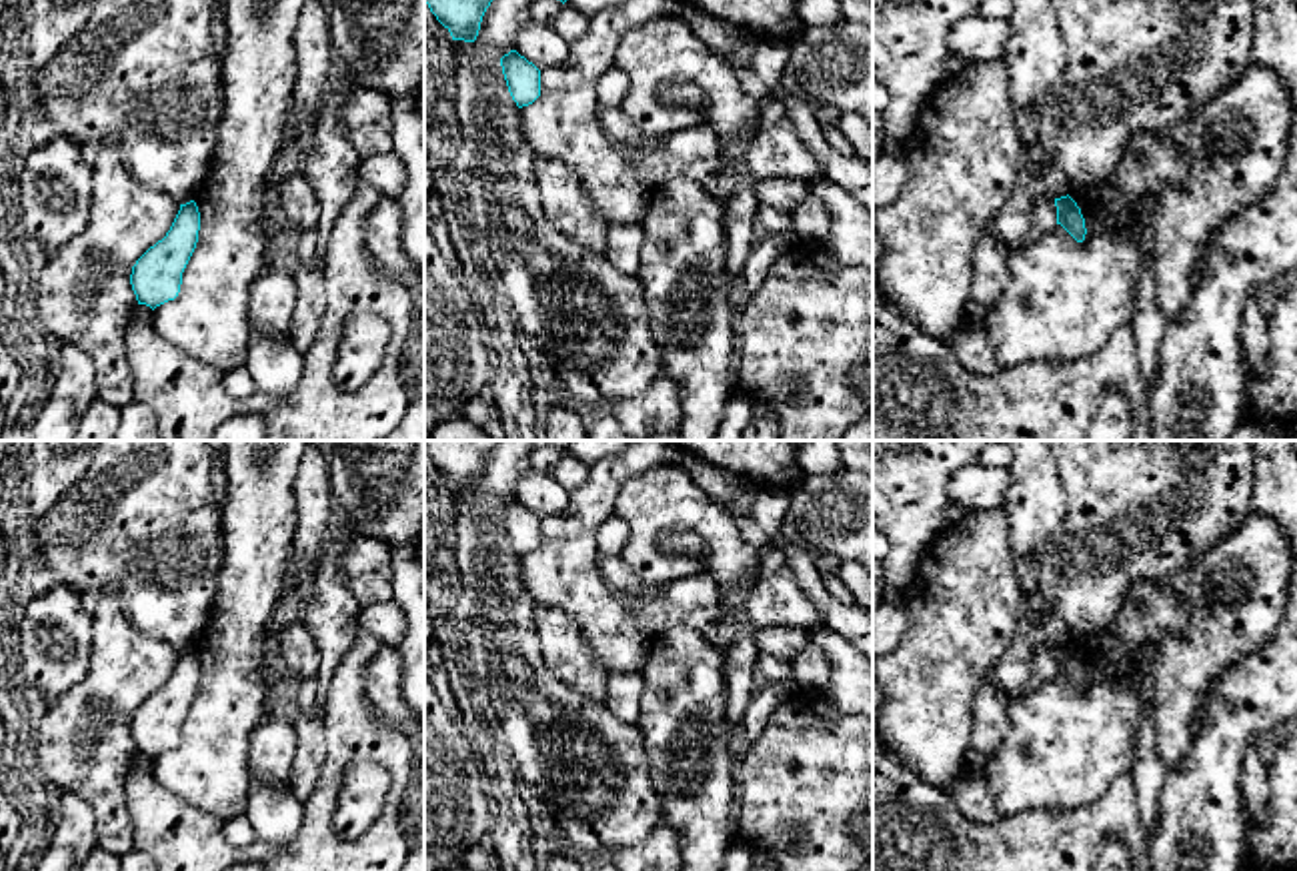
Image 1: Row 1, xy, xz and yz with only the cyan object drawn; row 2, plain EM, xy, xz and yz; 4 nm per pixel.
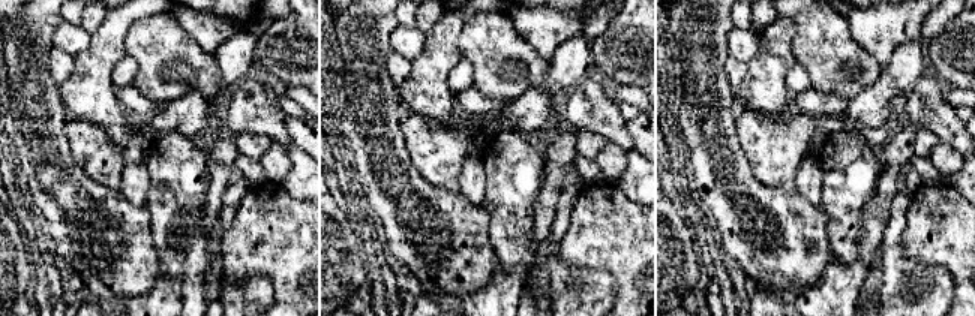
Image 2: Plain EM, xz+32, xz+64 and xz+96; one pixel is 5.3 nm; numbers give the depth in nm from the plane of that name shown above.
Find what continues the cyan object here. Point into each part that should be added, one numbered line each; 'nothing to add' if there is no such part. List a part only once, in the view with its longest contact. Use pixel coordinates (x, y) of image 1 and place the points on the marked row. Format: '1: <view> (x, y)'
nothing to add

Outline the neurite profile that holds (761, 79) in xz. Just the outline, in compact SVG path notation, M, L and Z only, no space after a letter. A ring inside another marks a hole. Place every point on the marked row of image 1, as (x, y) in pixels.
M759 40L749 62L737 68L743 90L759 104L777 98L787 76L789 56L789 44Z

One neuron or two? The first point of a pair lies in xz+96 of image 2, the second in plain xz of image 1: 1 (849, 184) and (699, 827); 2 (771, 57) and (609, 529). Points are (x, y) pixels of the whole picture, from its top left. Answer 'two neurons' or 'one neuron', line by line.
1: one neuron
2: two neurons

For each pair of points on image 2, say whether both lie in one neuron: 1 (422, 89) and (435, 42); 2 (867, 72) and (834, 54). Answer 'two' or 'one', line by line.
1: one
2: one

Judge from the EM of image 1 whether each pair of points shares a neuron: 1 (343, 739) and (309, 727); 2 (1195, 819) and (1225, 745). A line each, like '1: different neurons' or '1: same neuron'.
1: different neurons
2: same neuron

